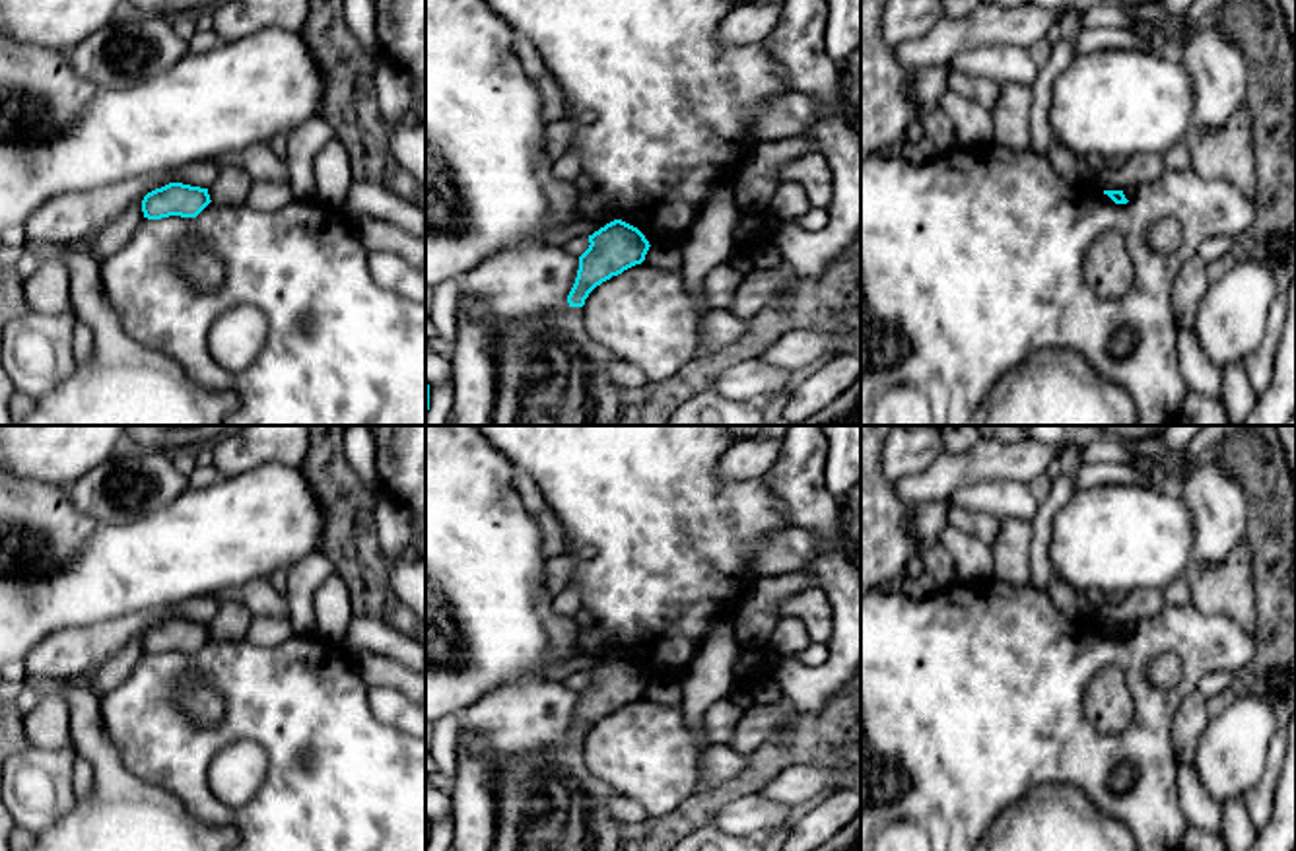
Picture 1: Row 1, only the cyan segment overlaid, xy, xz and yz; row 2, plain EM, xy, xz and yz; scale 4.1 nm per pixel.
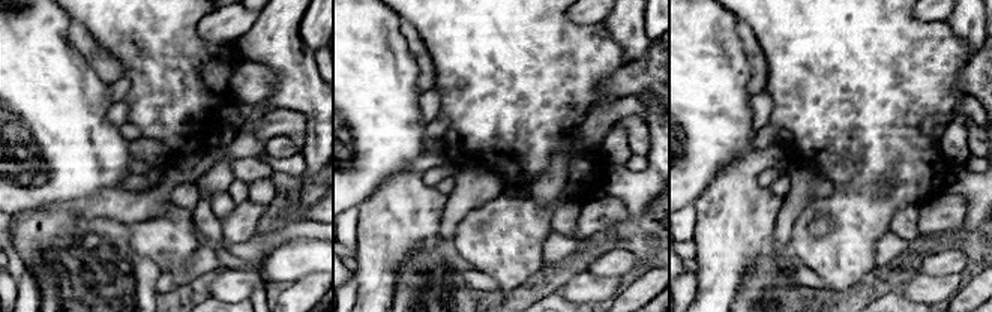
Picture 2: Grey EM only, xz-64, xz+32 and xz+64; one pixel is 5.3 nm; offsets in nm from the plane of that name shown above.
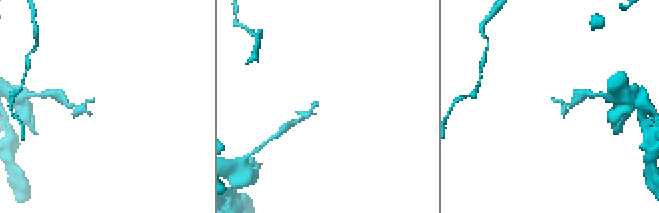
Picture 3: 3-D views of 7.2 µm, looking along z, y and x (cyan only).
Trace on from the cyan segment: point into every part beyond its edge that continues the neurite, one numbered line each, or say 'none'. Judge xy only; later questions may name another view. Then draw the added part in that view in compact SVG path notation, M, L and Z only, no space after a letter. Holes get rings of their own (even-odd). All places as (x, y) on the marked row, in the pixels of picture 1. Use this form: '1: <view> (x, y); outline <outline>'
none

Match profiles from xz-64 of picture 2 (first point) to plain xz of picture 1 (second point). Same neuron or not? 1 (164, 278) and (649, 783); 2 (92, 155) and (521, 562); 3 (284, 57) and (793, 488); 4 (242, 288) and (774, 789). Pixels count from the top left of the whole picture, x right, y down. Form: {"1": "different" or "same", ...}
{"1": "different", "2": "same", "3": "same", "4": "different"}

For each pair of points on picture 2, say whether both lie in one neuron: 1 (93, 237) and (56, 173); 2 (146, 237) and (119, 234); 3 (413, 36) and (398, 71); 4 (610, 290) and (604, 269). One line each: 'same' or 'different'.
1: different
2: different
3: different
4: different

